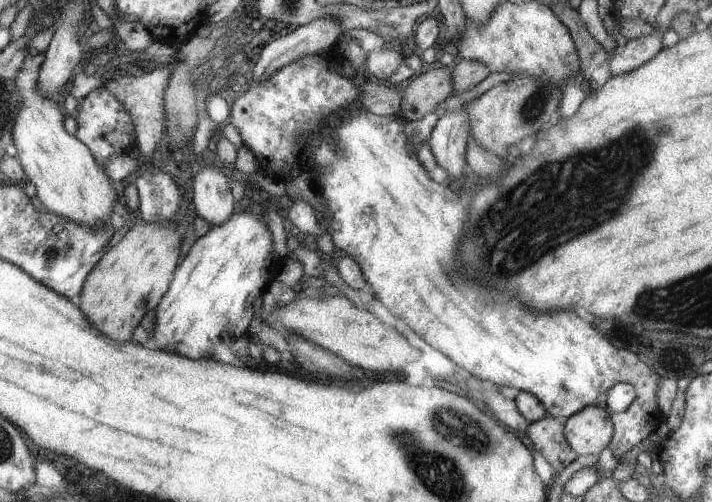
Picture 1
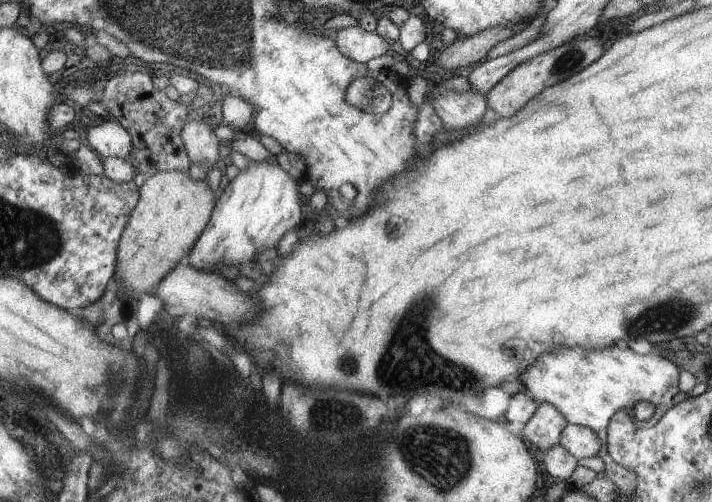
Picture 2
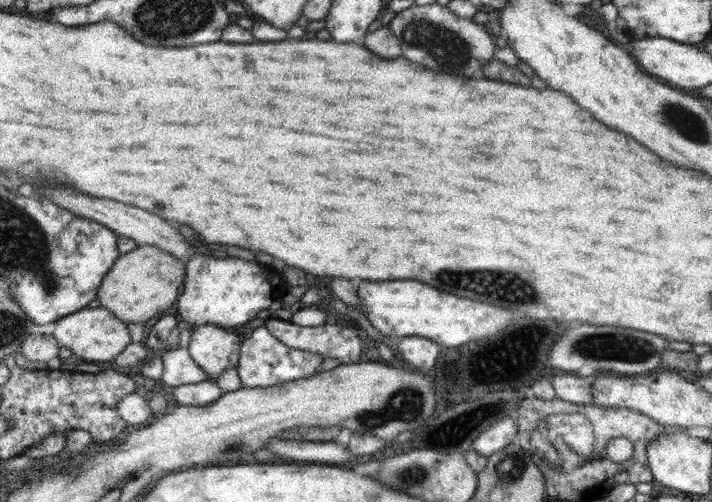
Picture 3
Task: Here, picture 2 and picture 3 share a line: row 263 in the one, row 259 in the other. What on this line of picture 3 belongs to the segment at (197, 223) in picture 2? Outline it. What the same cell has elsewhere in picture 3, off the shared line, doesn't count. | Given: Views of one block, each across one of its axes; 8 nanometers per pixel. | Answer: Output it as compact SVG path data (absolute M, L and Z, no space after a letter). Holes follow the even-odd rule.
M137 246L135 250L128 252L126 255L121 255L103 280L98 295L100 308L106 308L108 311L115 313L126 324L130 322L148 322L150 318L160 318L176 302L178 288L182 286L182 282L186 282L186 275L187 268L184 268L184 264L180 262L180 259L154 246Z

